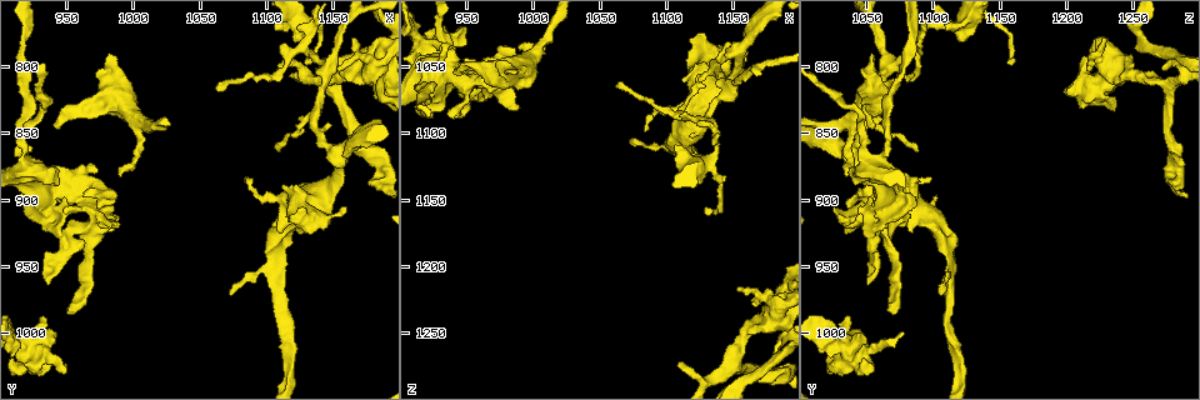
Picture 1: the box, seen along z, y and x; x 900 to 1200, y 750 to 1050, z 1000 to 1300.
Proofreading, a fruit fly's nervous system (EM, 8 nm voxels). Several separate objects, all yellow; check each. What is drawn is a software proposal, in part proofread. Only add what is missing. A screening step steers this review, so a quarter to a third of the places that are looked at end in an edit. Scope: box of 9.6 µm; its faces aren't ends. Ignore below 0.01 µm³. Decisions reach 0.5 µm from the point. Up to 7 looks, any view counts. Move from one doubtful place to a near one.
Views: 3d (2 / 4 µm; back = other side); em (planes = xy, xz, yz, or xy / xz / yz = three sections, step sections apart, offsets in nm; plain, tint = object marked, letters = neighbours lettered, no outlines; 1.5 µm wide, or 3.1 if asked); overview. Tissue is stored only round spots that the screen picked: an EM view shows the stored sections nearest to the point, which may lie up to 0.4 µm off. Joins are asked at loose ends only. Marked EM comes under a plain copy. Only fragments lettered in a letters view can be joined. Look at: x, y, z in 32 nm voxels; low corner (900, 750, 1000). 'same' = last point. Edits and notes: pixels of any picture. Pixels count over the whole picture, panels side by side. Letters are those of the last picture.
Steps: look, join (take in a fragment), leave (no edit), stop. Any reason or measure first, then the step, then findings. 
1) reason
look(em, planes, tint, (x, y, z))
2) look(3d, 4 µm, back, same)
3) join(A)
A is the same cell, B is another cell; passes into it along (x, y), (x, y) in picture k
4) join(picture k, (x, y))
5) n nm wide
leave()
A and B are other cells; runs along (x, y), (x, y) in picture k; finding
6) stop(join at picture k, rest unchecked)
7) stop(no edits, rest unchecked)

branch stops here
look(3d, 2 µm, (1154, 804, 1216))

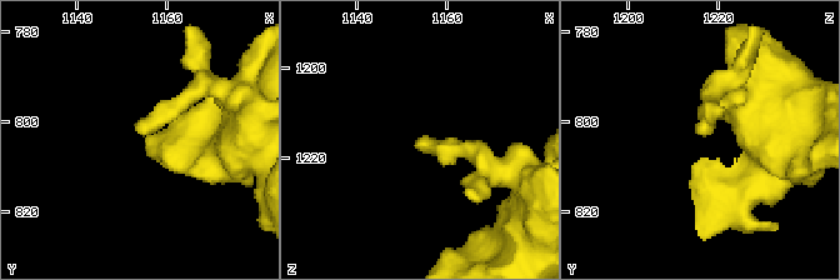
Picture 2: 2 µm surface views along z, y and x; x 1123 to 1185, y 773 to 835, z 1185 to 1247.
look(em, planes, letters, (1154, 803, 1217))

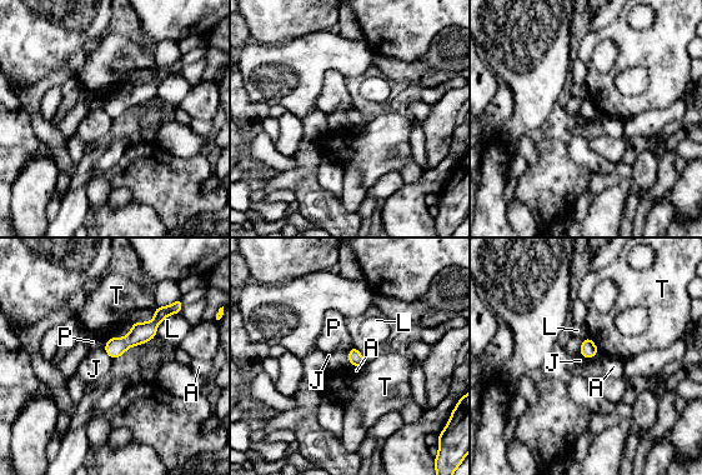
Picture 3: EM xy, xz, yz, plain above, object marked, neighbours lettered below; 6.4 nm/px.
L touches over 260 nm
leave()
A, J, L, P and T are other cells; no lettered fragment goes on from it

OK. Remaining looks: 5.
thin end
look(3d, 2 µm, (1130, 796, 1156))

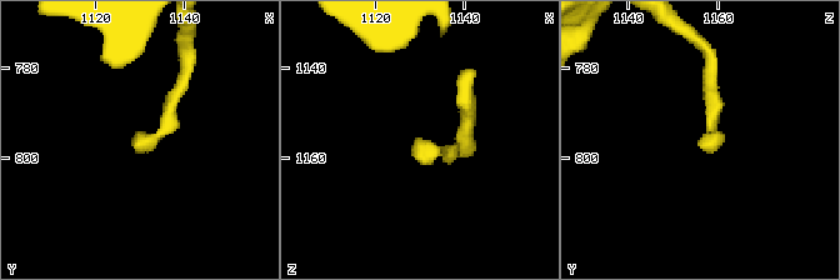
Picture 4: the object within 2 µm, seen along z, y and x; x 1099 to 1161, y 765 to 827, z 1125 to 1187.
shape alone is not enough
look(em, xy, step 4, tint, (1129, 797, 1157))

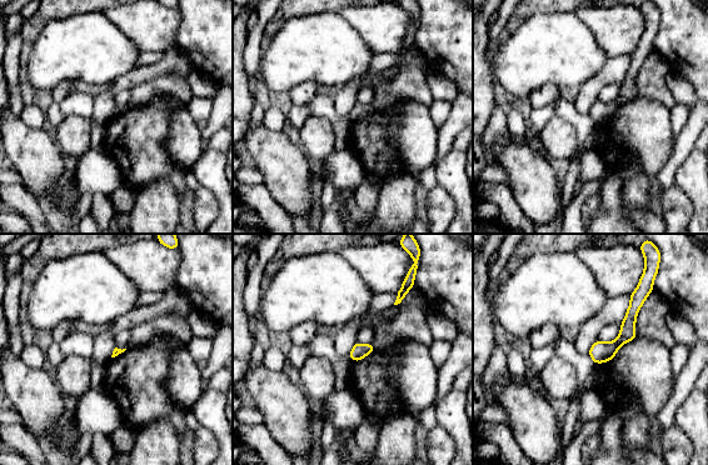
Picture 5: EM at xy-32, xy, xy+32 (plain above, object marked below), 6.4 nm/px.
what lies round it
look(em, xy, step 4, letters, same)

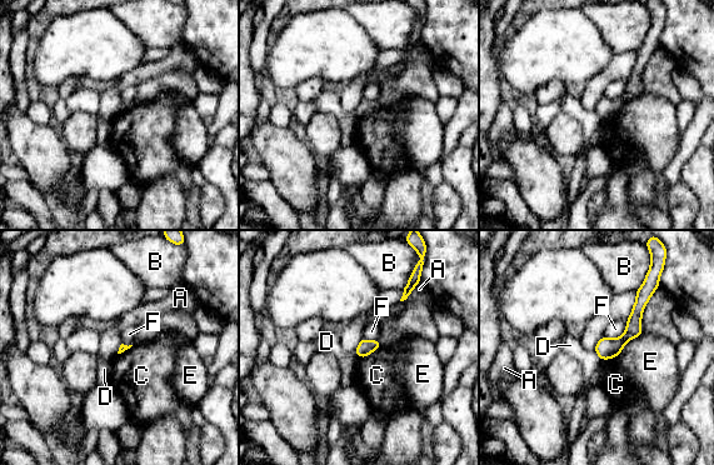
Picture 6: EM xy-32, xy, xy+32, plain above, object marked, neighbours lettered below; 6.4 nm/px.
leave()
A, B, C, D, E and F are other cells; none of them fits

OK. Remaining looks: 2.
look(em, xz, step 4, tint, (1158, 904, 1046))

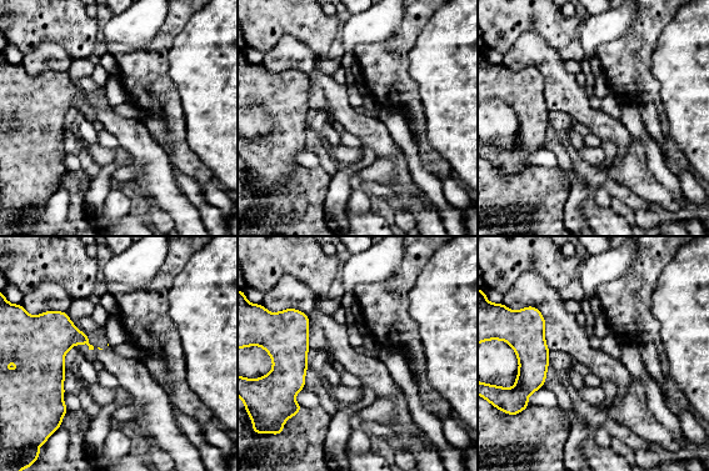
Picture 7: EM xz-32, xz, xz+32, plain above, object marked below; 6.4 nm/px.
look(em, planes, letters, same)

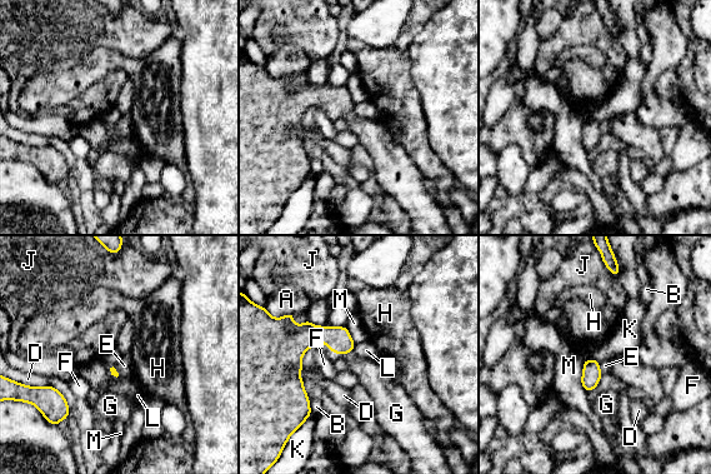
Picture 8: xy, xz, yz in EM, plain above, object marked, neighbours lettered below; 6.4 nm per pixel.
M touches over 200 nm
leave()
A, B, D, E, F, G, H, J, K, L and M are other cells; border along (594, 358), (599, 364) in picture 8; no lettered fragment goes on from it

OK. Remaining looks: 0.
stop(no edits, rest unchecked)

